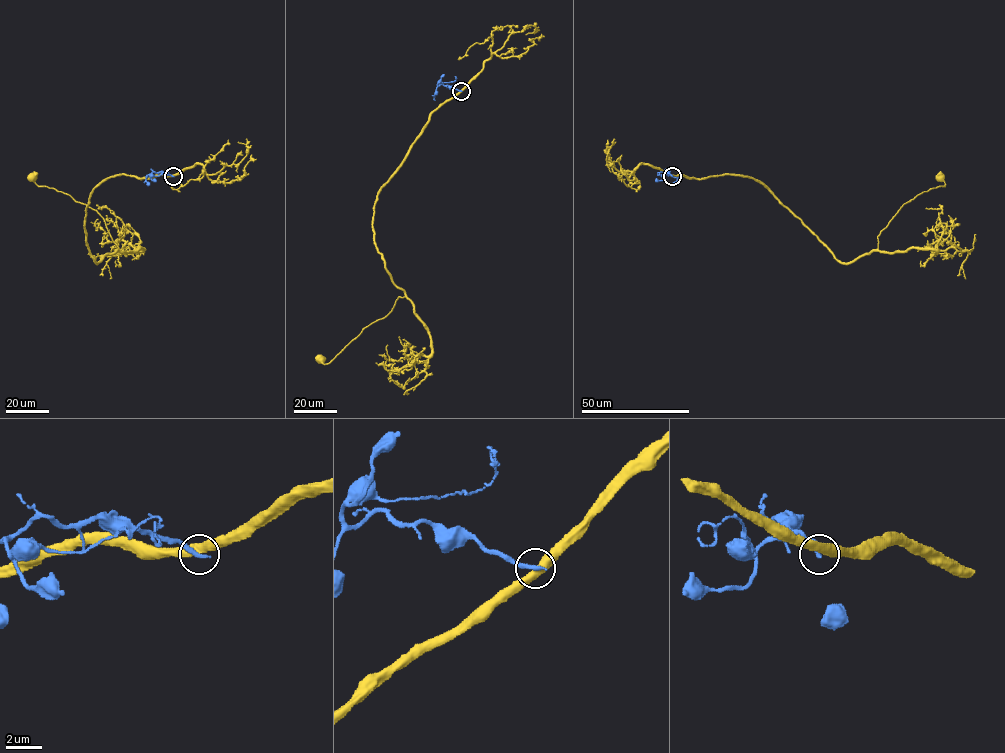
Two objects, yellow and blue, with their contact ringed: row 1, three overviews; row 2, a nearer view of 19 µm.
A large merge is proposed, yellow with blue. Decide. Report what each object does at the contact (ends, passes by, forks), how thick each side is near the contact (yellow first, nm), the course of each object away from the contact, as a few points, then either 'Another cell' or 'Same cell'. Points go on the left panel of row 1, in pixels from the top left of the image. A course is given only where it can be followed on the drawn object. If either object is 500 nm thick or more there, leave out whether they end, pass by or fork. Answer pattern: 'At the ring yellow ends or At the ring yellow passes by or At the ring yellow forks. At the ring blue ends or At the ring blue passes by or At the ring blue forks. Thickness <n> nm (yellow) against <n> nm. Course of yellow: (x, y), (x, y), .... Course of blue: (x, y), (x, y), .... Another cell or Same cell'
At the ring yellow passes by. At the ring blue ends. Thickness 480 nm (yellow) against 280 nm. Course of yellow: (173, 176), (112, 176), (93, 190), (84, 232), (97, 263), (118, 248), (104, 220), (85, 204), (32, 178). Course of blue: (173, 176), (160, 172), (149, 174), (159, 176), (167, 171), (167, 175). Another cell

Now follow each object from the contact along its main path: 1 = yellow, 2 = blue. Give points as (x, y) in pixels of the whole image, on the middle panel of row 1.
1: (461, 91), (431, 114), (374, 205), (374, 243), (406, 297), (399, 297), (383, 318), (328, 363), (320, 359)
2: (461, 91), (437, 85), (454, 82), (455, 76)

